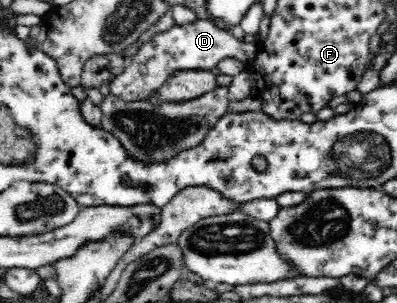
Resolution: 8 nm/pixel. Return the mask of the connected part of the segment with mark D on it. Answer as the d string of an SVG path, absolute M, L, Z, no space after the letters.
M208 17L195 19L193 23L173 26L169 31L155 35L136 55L128 59L123 73L107 82L106 89L123 101L141 101L166 82L171 72L180 69L210 70L225 57L234 57L247 64L254 58L257 49L258 44L245 45L235 37L233 29L219 22Z

